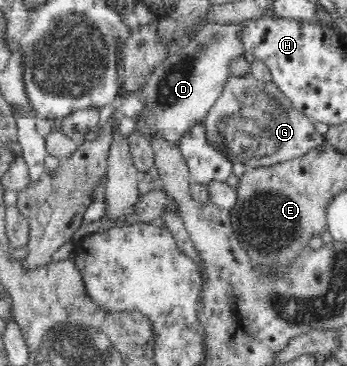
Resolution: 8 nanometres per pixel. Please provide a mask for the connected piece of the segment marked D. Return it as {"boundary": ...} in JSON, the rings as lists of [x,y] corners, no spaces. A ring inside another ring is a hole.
{"boundary":[[[244,22],[201,25],[196,34],[174,49],[169,58],[155,64],[153,74],[149,74],[144,85],[146,105],[137,116],[135,130],[148,140],[155,132],[160,132],[163,139],[177,146],[189,126],[206,119],[210,108],[222,95],[227,80],[233,76],[230,64],[246,52],[242,40],[242,32],[246,29]]]}

